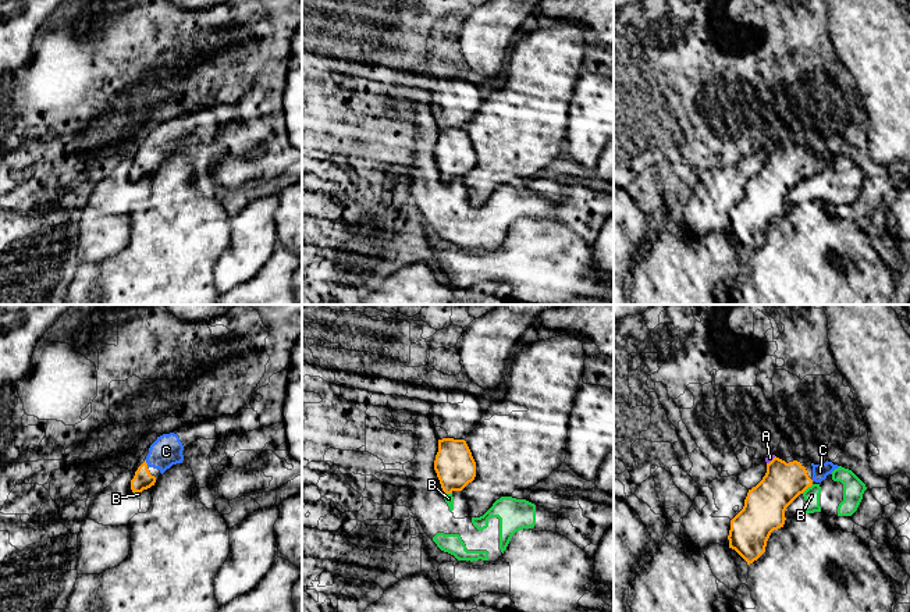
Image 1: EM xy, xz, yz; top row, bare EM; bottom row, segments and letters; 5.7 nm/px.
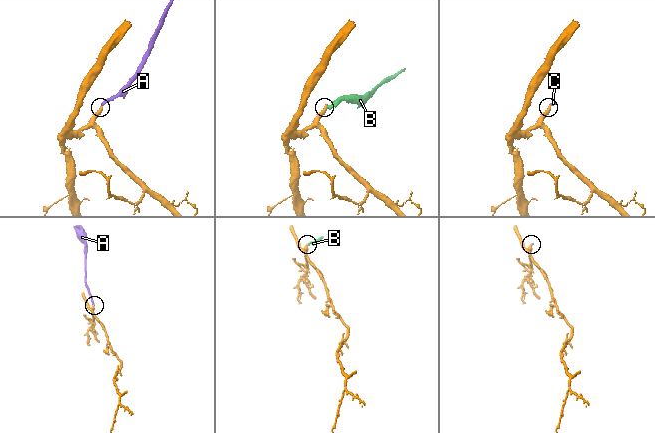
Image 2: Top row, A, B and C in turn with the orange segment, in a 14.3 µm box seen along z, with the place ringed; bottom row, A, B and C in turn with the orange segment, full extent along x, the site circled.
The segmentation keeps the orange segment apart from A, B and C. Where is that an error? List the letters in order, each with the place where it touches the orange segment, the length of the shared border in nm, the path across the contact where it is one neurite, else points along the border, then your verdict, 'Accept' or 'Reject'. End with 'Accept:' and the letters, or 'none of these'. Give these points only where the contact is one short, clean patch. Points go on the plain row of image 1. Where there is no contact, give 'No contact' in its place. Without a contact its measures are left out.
A: Touches orange at yz (772, 148). Shared border 70 nm. Boundary: yz (775, 145), (767, 152). Reject
B: Touches orange at yz (807, 175). Shared border 90 nm. Boundary: yz (813, 173), (802, 181). Reject
C: Touches orange at xy (145, 150). Shared border 40 nm. Path across: xy (142, 168), (145, 150), (160, 145), (166, 139). Accept
Accept: C

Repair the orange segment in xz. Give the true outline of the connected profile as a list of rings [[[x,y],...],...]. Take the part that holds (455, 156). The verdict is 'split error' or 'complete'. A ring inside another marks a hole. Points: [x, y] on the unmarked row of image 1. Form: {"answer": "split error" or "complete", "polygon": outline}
{"answer": "complete", "polygon": [[[438,128],[434,159],[445,182],[462,179],[476,166],[476,150],[465,128]]]}

